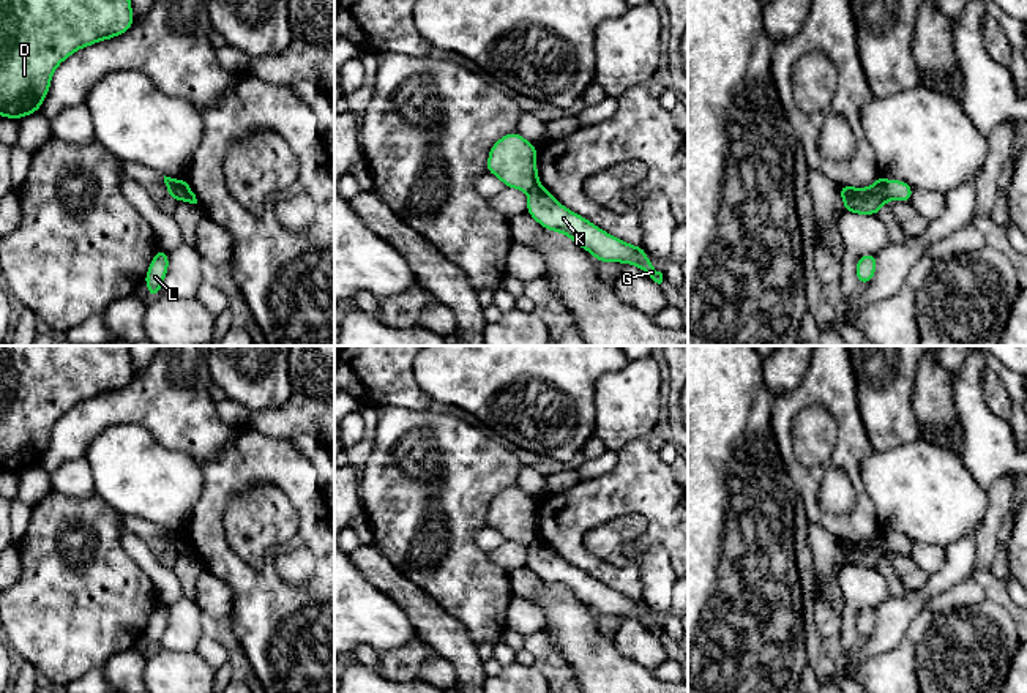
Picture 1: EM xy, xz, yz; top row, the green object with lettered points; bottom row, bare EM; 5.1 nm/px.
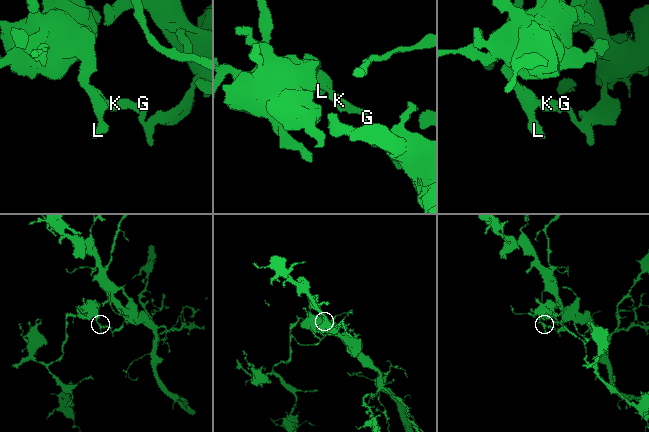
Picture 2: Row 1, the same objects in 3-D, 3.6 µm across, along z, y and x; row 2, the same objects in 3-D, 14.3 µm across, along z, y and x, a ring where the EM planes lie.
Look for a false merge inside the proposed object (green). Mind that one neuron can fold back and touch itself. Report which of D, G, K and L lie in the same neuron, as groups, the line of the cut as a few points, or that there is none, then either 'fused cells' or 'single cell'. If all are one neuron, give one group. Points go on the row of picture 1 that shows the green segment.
D L / G K | xy (177, 180), (177, 196), (180, 199) | fused cells

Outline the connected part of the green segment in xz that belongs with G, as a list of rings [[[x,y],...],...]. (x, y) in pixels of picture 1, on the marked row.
[[[544,186],[528,191],[527,215],[535,218],[543,229],[568,235],[577,246],[587,249],[598,262],[631,264],[645,272],[655,283],[663,283],[645,254],[644,246],[629,245],[584,216],[563,207]]]

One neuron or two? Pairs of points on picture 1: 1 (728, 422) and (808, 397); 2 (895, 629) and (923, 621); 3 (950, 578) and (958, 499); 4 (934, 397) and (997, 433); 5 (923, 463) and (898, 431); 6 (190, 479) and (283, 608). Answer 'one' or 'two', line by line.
1: two
2: two
3: two
4: two
5: two
6: two

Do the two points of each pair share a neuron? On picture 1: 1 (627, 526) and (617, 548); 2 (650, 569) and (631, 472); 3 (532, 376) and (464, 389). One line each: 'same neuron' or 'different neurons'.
1: same neuron
2: different neurons
3: same neuron

